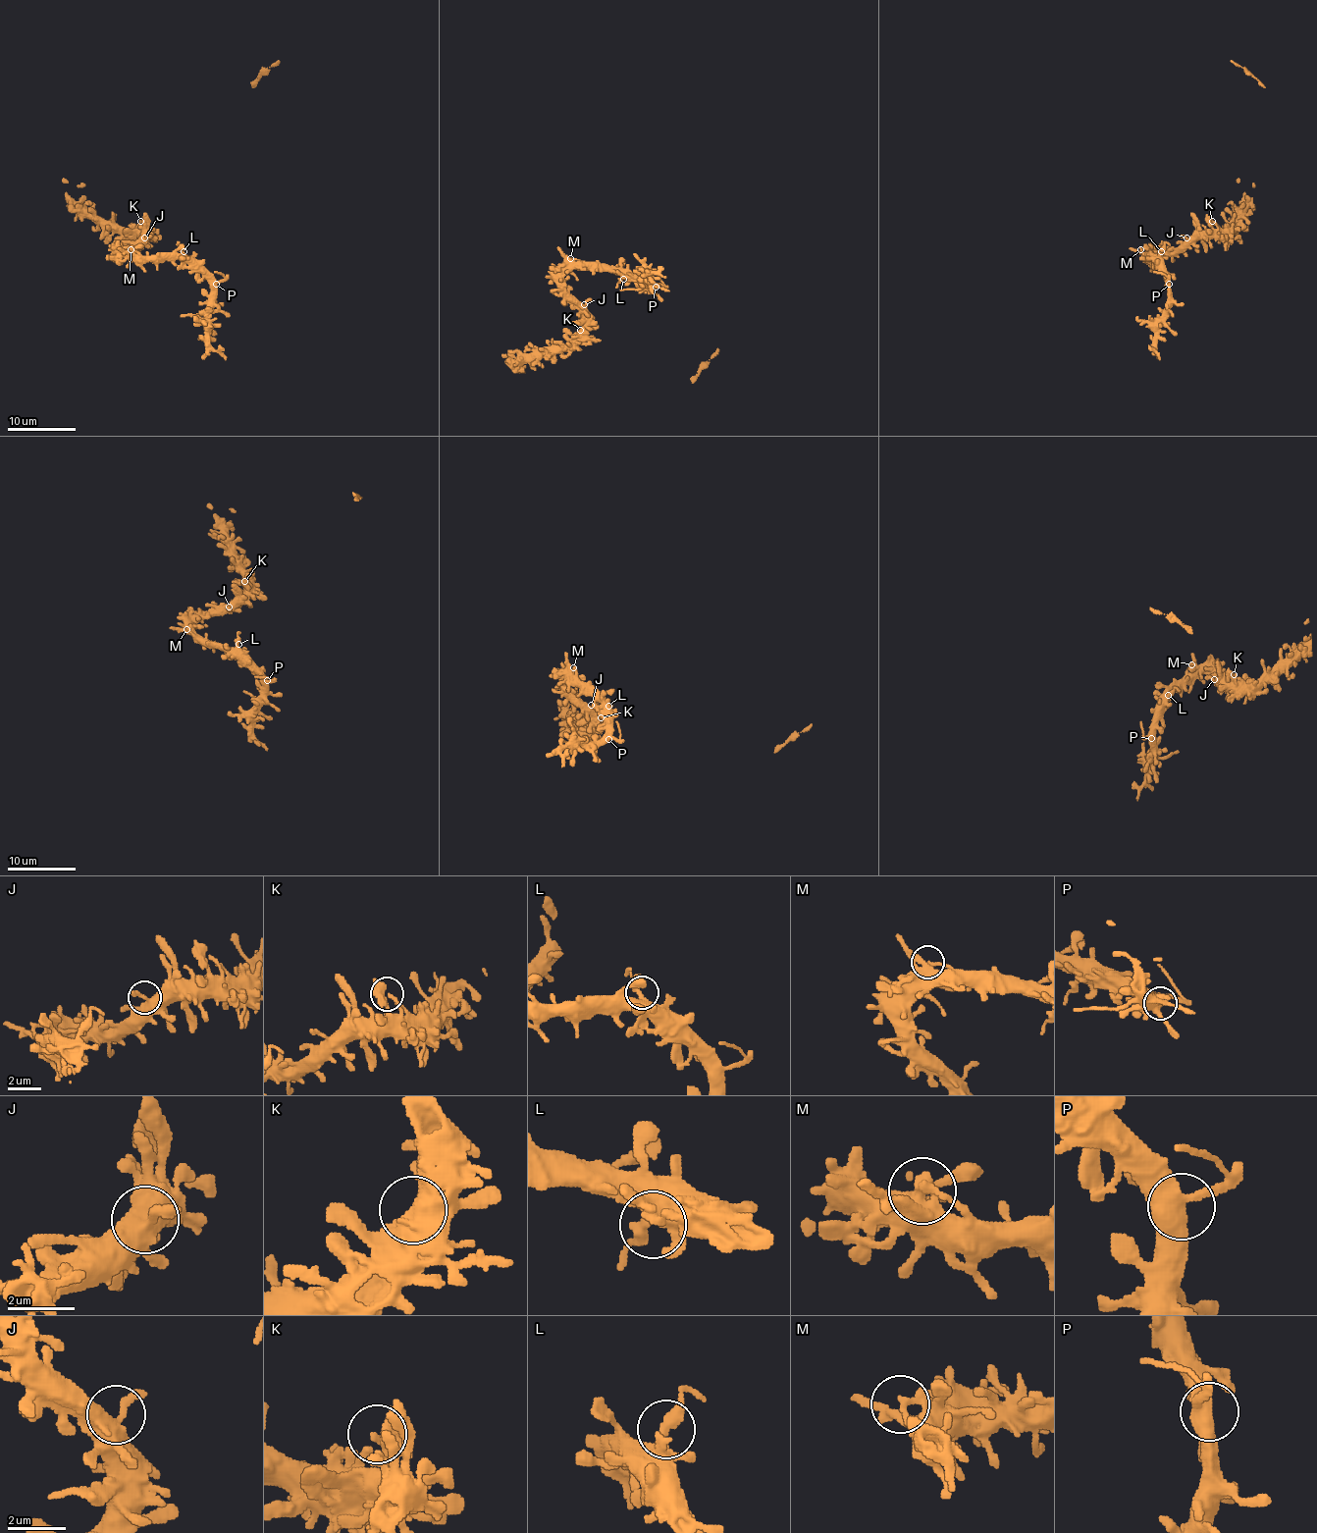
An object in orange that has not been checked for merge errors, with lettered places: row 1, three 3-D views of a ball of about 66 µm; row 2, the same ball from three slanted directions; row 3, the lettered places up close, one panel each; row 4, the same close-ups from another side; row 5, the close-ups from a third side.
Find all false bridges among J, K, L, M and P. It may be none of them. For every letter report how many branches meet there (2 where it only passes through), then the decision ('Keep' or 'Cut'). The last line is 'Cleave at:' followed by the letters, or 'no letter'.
J: Branches: 2. Keep
K: Branches: 1. Keep
L: Branches: 2. Keep
M: Branches: 2. Keep
P: Branches: 3. Keep
Cleave at: no letter

